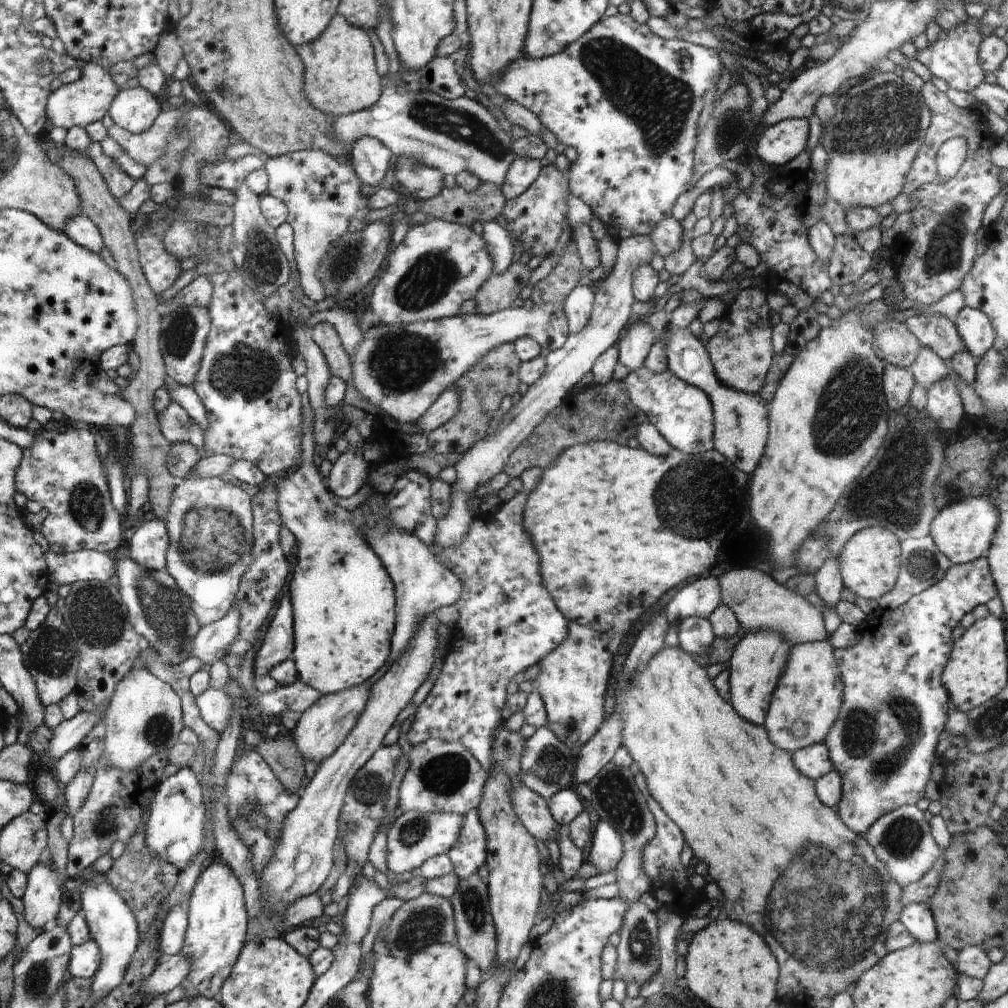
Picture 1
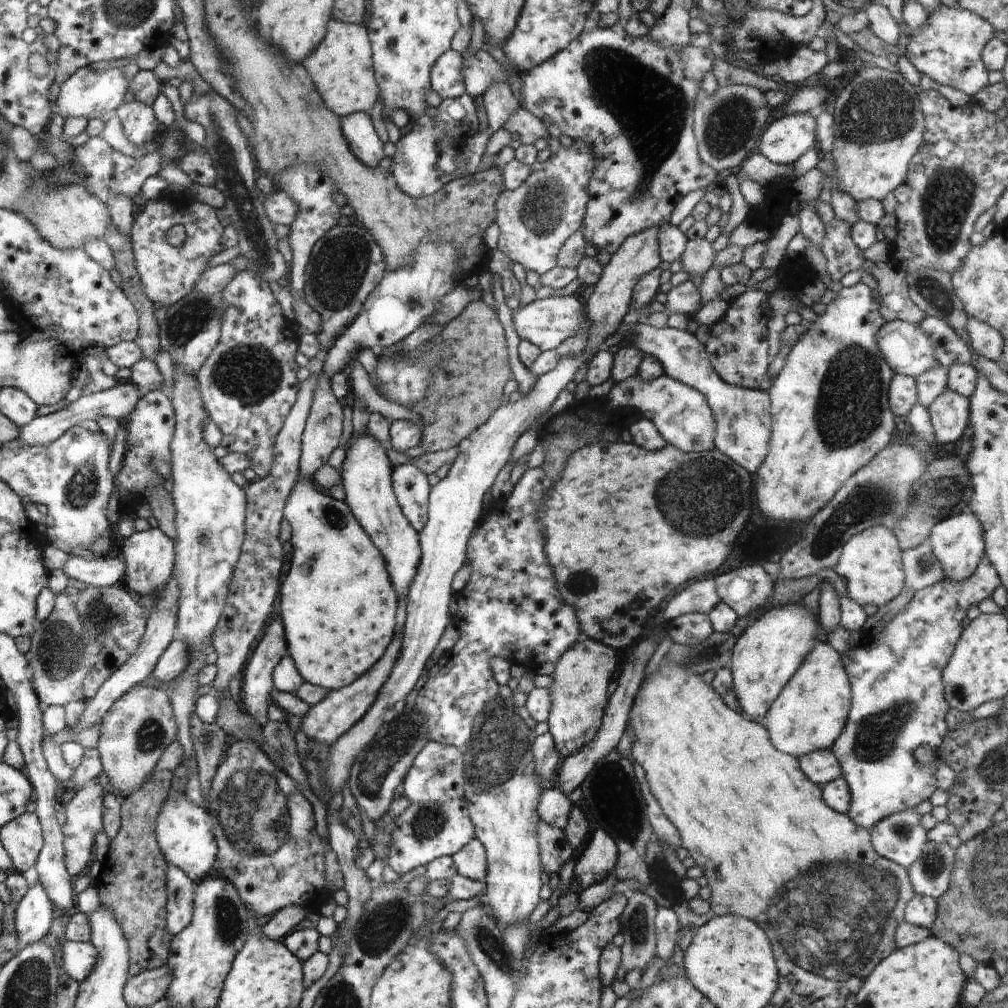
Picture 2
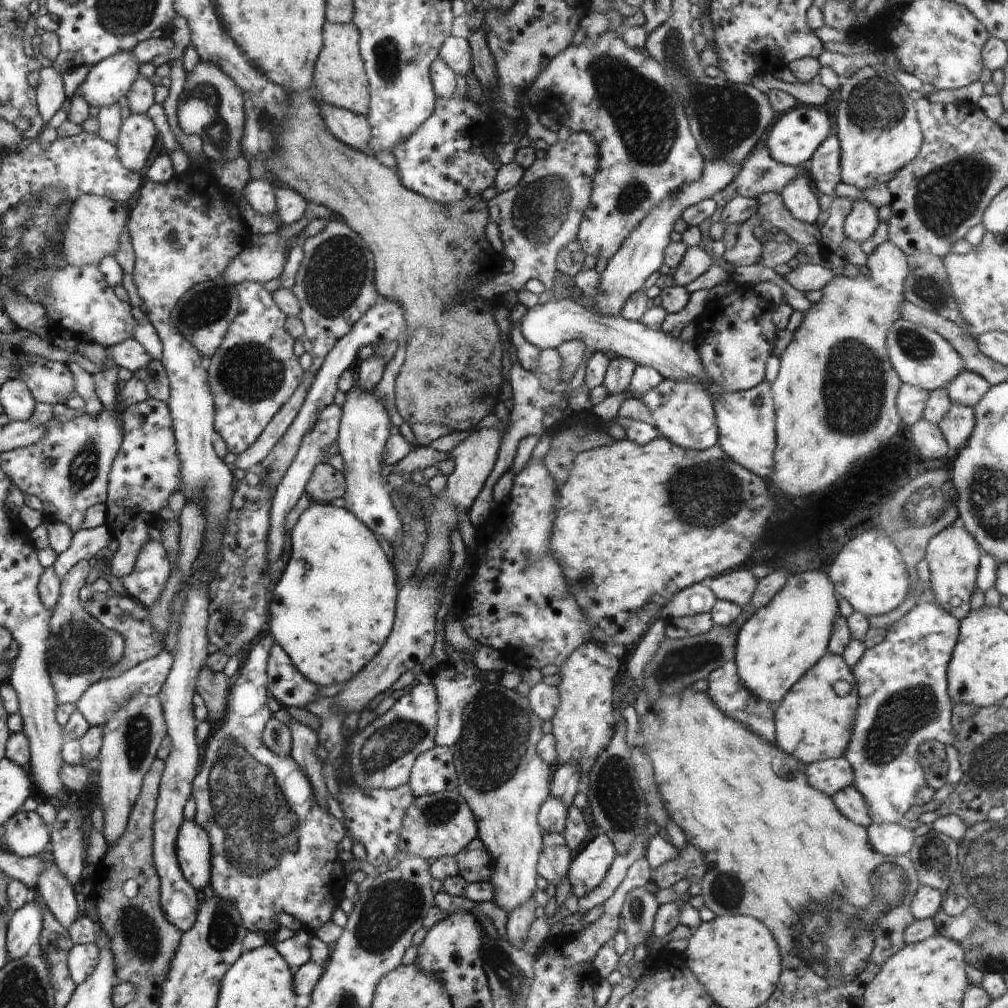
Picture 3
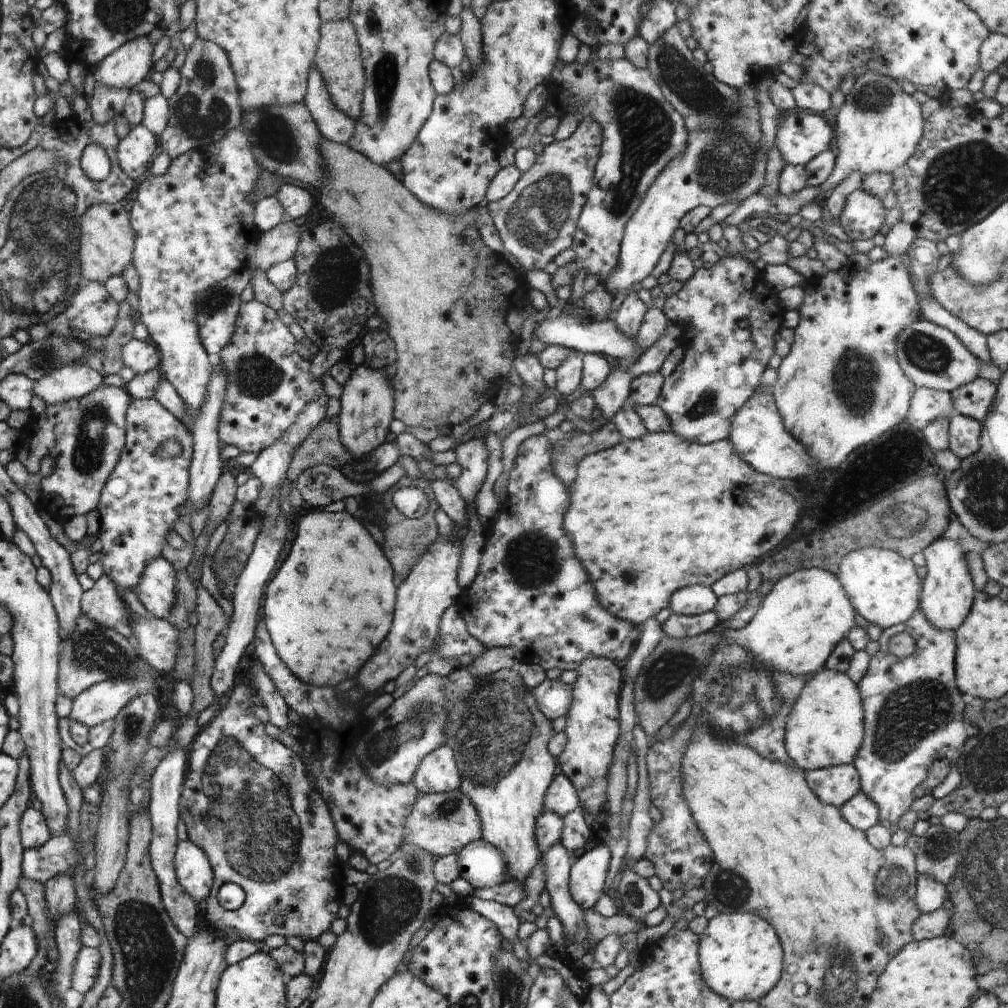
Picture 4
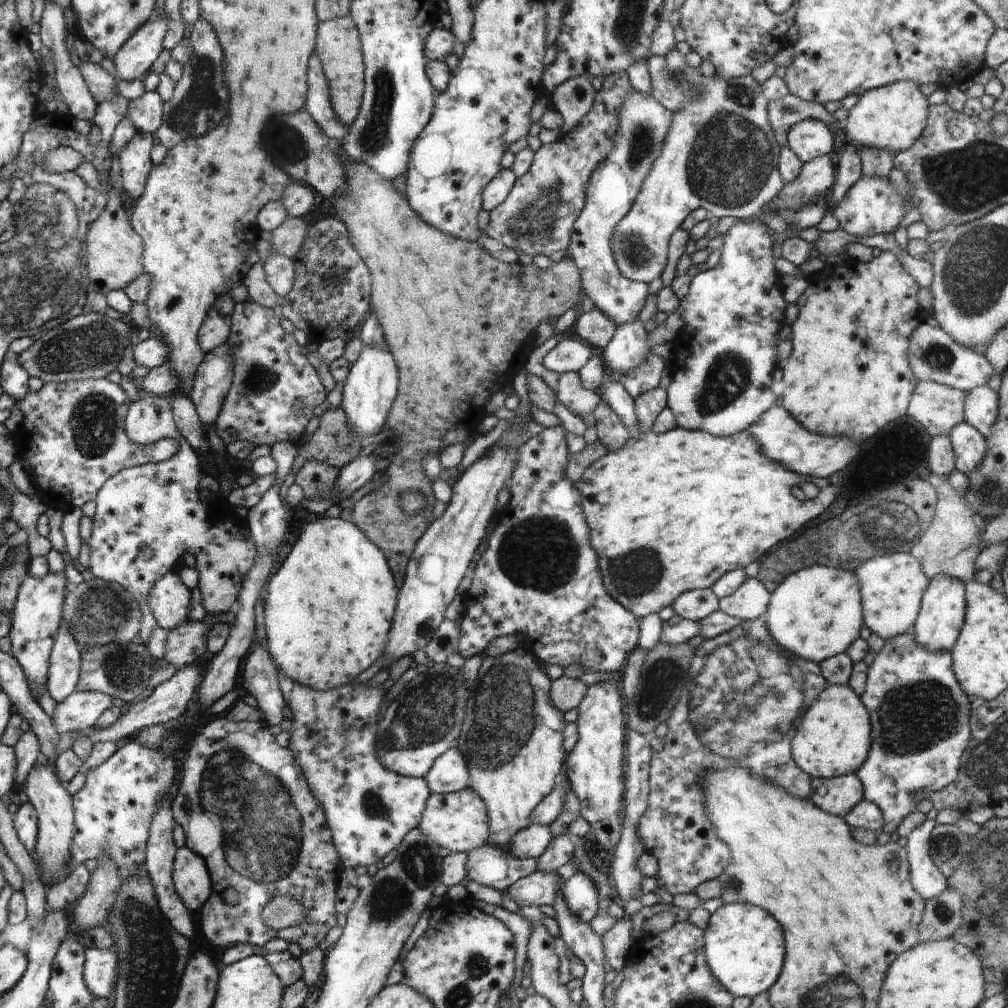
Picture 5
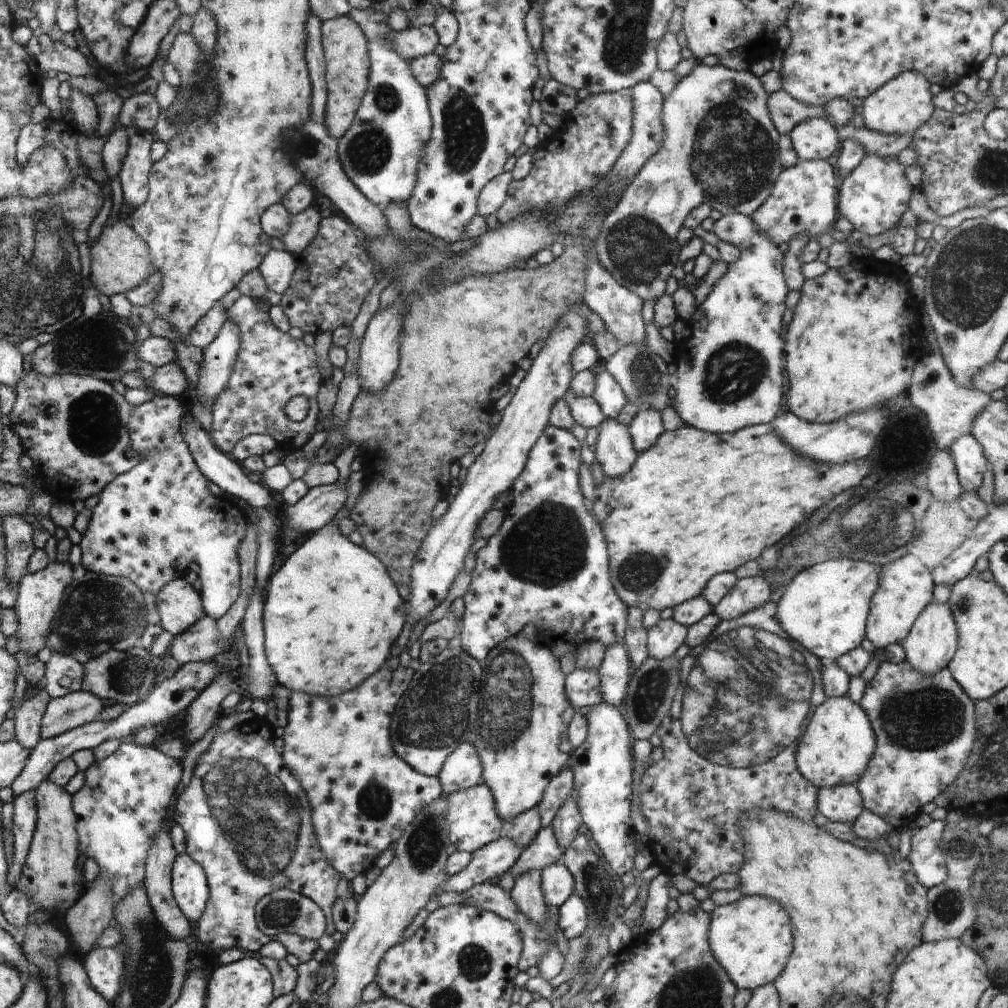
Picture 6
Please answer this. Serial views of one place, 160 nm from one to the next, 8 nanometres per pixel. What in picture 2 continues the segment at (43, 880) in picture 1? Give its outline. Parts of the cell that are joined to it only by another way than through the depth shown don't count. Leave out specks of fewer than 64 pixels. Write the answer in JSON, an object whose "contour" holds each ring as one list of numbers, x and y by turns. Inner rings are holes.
{"contour":[[38,883,27,890,14,913,17,950,38,943,52,924,52,899]]}

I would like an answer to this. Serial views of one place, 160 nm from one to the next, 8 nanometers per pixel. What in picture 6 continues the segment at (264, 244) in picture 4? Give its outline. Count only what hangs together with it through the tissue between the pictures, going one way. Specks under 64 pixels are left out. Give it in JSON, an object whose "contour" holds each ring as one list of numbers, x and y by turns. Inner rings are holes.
{"contour":[[308,207,298,214,291,215,288,232,281,238,287,250,294,256,303,251,317,235,320,212,316,207]]}

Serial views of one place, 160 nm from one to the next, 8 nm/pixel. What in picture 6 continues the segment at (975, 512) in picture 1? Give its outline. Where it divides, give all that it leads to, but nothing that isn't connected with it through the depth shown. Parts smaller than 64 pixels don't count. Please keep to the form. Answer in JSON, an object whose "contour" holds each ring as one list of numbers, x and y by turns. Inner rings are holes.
{"contour":[[930,603,918,615,914,621,908,636,902,646,905,652,905,661,909,663,914,670,917,670,921,675,936,674,939,670,947,668,948,663,955,655,958,646,958,635,956,623,952,616,950,607,945,604]]}

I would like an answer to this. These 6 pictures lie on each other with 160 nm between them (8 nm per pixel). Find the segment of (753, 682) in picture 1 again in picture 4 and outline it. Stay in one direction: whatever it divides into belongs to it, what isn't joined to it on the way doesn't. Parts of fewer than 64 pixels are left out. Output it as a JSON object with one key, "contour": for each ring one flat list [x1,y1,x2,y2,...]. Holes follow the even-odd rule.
{"contour":[[812,567,794,571,774,584,744,628,724,628,720,623,711,634,740,643,774,672,812,675,824,668,830,653,855,626,856,614,839,578,830,571]]}

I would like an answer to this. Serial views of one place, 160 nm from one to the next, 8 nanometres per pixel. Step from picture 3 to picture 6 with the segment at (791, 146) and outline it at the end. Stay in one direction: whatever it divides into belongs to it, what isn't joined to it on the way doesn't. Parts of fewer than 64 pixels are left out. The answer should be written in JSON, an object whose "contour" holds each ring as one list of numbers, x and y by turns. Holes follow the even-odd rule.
{"contour":[[810,117,790,132,798,160,827,160,840,147,835,126,826,118]]}

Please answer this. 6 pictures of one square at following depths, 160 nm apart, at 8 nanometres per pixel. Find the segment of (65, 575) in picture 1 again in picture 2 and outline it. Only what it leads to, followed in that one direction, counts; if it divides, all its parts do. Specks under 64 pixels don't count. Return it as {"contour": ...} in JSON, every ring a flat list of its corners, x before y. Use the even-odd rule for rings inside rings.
{"contour":[[71,555,63,569,69,578,76,578,84,584,112,587,121,584,125,576,125,560,124,556,98,556,95,560,85,560,83,556]]}

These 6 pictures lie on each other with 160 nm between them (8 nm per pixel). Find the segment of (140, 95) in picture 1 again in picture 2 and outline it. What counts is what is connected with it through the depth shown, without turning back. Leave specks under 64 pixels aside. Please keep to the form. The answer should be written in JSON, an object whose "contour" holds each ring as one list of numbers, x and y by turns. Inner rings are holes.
{"contour":[[136,100,122,103,115,110,115,116,124,127,124,133,130,141,139,147,146,147,146,142,154,138,158,128,156,112,146,103]]}

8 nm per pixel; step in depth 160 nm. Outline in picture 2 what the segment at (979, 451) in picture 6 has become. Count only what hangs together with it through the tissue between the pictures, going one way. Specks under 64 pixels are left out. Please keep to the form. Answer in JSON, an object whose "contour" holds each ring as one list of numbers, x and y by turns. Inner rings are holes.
{"contour":[[948,389,932,402,928,410,937,442,952,444,960,440,969,424,969,398]]}

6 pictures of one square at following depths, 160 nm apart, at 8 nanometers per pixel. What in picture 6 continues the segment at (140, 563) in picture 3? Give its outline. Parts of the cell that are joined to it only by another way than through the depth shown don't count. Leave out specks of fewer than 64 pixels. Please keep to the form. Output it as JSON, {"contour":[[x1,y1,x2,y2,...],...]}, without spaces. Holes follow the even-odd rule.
{"contour":[[183,577,170,581,155,599,163,630,170,631,174,637,206,615,202,593]]}

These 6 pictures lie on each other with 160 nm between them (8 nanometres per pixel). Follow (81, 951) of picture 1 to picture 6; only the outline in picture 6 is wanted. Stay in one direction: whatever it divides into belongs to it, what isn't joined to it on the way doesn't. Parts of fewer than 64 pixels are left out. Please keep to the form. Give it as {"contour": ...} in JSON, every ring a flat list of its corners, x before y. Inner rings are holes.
{"contour":[[100,946,82,961,94,990,108,1002,115,1002,125,974,125,958,118,956,118,948]]}

